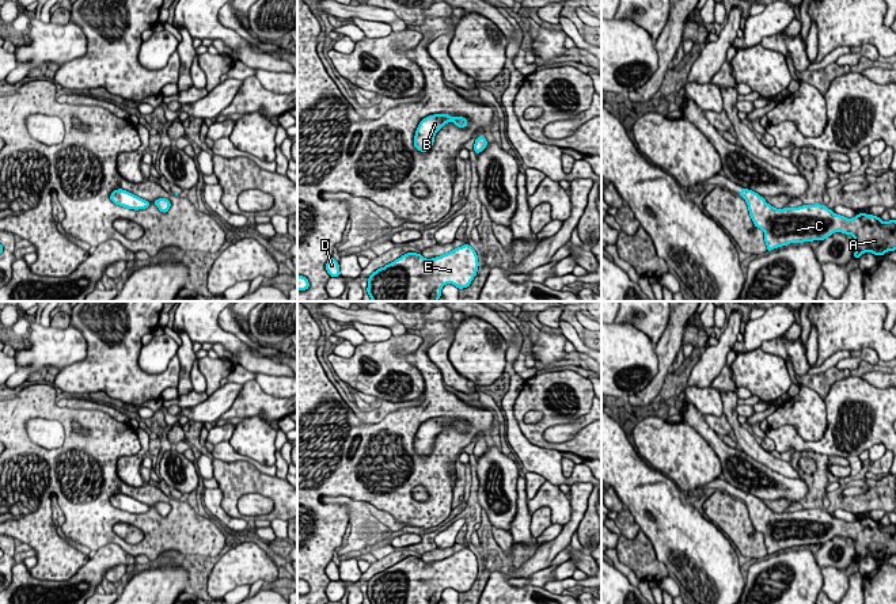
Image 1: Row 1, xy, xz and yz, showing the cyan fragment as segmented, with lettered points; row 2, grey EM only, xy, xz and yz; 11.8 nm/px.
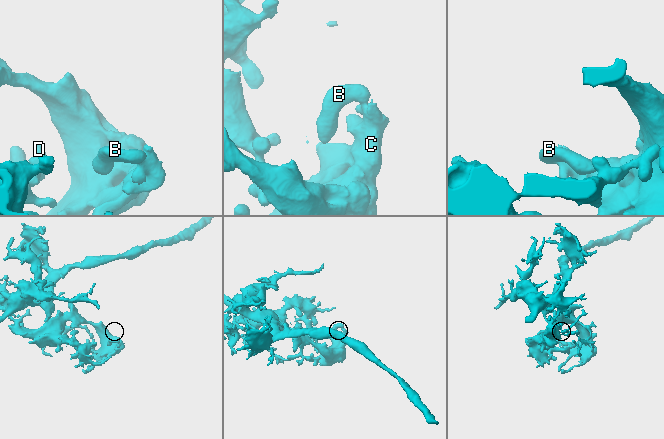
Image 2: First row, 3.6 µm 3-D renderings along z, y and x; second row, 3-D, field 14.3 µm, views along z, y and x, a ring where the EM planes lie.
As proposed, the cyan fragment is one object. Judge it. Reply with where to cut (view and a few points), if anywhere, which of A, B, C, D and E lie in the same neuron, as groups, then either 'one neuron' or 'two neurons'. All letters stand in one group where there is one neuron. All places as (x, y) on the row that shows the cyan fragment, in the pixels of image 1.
no cut; A B C D E; one neuron

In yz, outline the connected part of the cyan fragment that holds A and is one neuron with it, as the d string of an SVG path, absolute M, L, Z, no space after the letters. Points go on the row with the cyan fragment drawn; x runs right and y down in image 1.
M744 187L739 195L745 200L755 227L764 232L767 251L790 243L821 242L835 232L854 236L858 259L867 251L882 257L896 250L896 220L884 223L870 213L847 219L820 204L777 209Z

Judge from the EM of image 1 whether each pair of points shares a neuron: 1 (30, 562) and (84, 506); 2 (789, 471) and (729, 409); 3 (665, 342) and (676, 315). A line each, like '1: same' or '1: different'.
1: different
2: same
3: same

